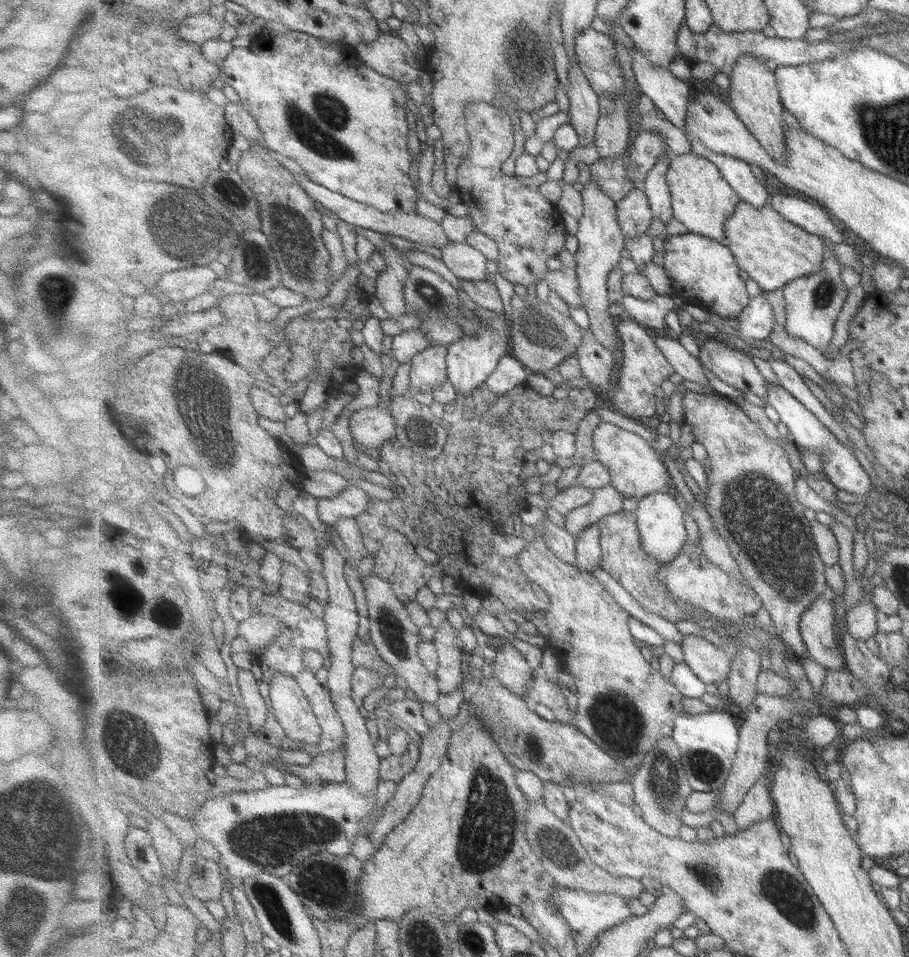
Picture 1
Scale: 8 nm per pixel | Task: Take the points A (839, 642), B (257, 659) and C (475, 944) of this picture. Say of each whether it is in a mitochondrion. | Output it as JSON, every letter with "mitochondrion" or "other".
{"A":"other","B":"other","C":"mitochondrion"}

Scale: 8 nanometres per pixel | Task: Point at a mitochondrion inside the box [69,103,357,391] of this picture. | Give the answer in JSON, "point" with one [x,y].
{"point":[199,224]}

